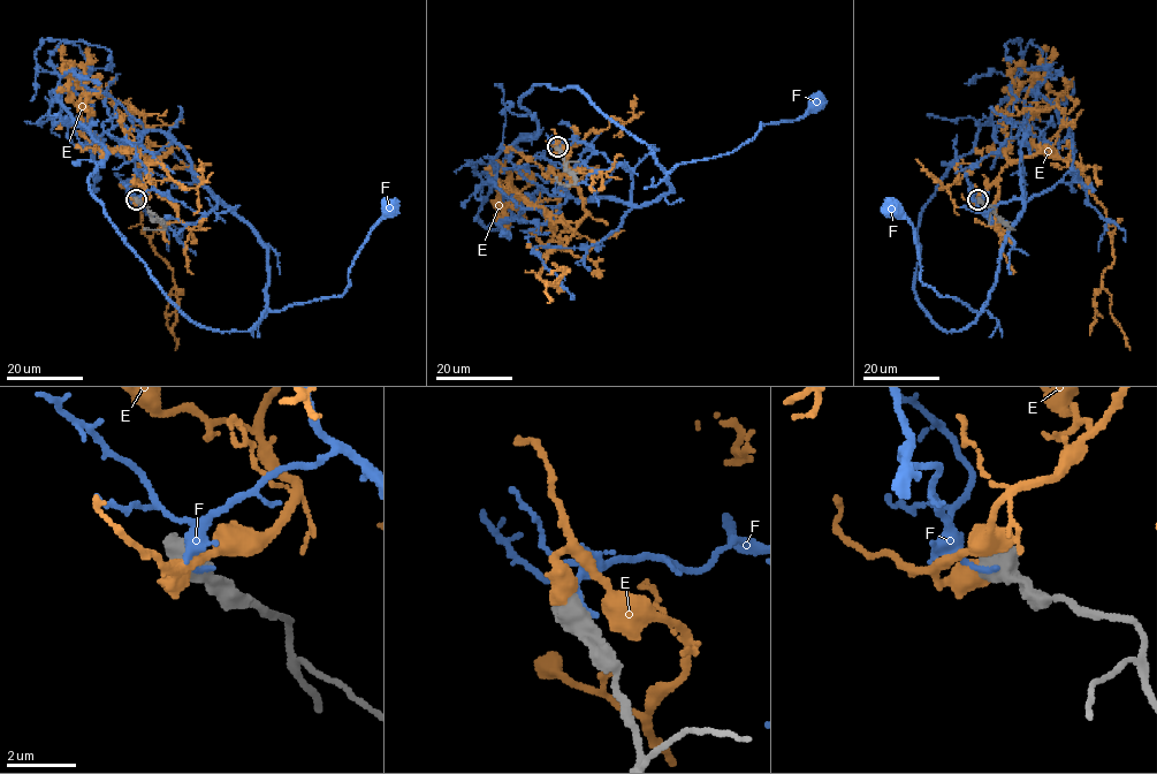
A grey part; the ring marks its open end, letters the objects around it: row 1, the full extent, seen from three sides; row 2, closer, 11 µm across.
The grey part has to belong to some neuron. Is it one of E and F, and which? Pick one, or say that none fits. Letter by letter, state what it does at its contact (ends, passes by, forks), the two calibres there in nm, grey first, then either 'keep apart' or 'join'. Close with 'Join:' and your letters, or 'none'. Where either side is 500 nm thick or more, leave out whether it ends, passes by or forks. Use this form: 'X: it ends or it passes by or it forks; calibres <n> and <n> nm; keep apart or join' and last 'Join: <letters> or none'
E: calibres 850 and 600 nm; keep apart
F: calibres 650 and 160 nm; keep apart
Join: none

